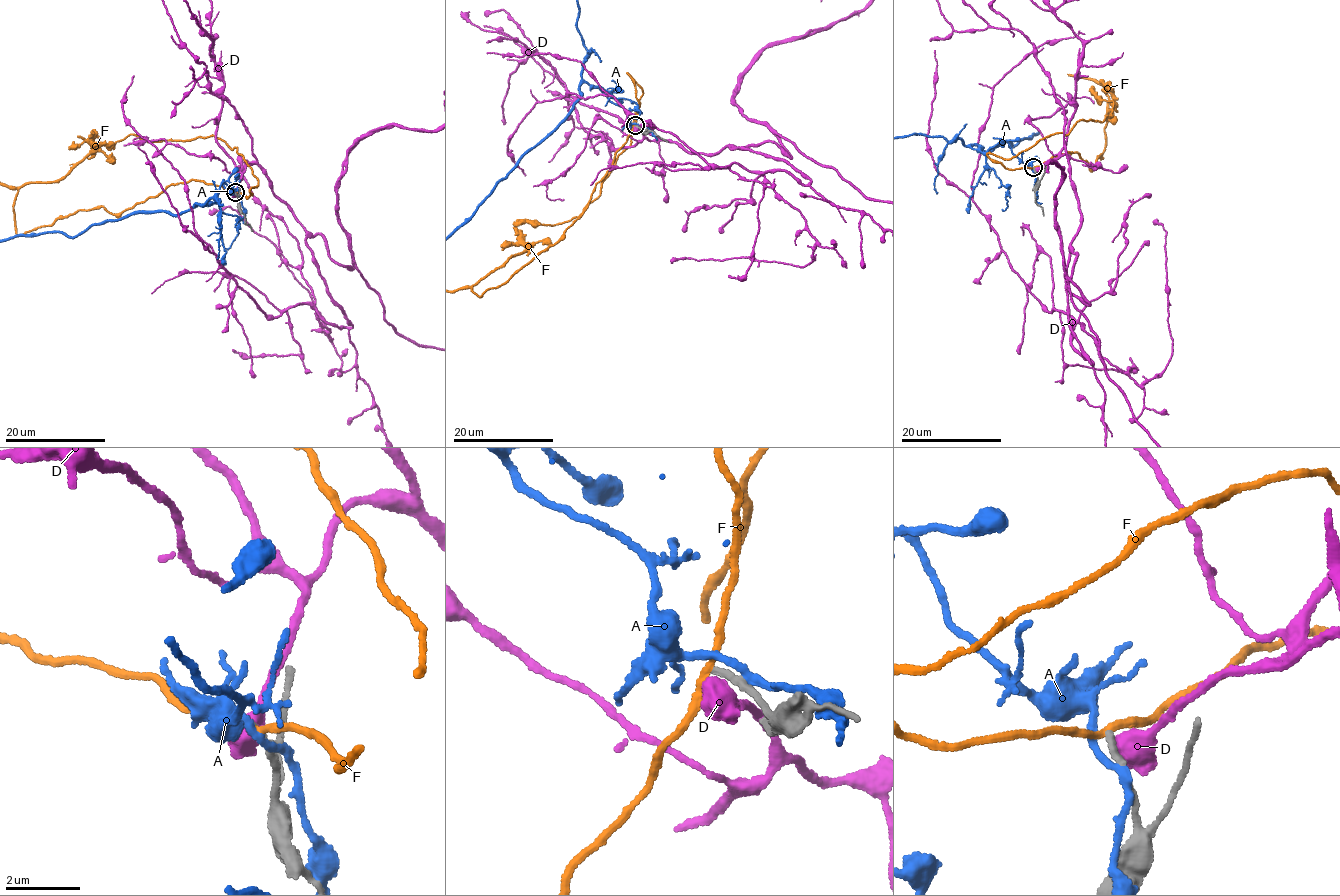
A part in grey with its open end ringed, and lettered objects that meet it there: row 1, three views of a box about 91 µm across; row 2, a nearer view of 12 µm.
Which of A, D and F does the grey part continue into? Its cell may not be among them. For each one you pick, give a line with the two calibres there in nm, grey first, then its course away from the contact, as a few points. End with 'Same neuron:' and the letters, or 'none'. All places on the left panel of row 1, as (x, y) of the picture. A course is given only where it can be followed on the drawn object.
Same neuron: none

